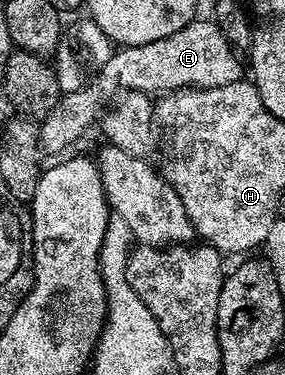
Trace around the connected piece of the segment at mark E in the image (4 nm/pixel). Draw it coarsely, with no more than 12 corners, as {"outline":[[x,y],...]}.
{"outline":[[215,21],[113,52],[96,82],[39,123],[63,155],[124,92],[163,96],[241,81]]}

